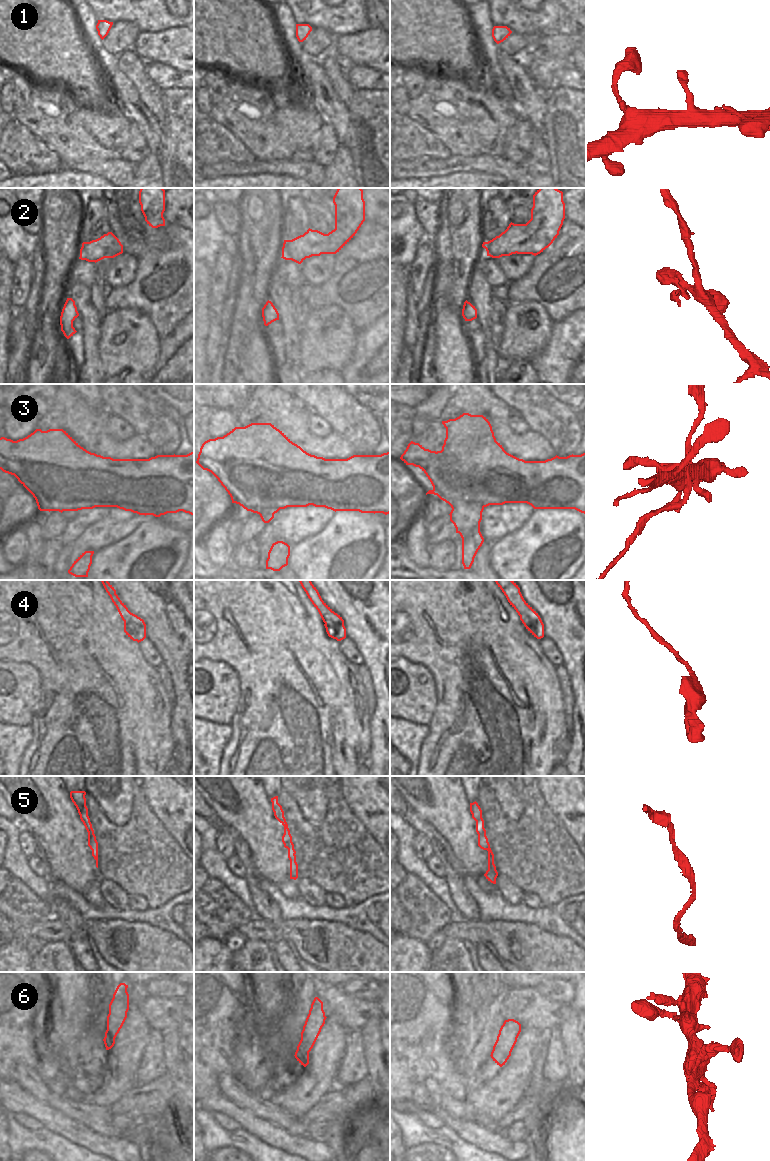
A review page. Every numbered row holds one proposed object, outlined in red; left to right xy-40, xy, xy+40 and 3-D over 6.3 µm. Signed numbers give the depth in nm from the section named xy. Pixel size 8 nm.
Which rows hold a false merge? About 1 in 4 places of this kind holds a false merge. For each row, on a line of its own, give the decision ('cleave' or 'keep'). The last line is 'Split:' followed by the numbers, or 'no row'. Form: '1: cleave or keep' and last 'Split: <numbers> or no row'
1: keep
2: cleave
3: cleave
4: keep
5: keep
6: cleave
Split: 2, 3, 6

